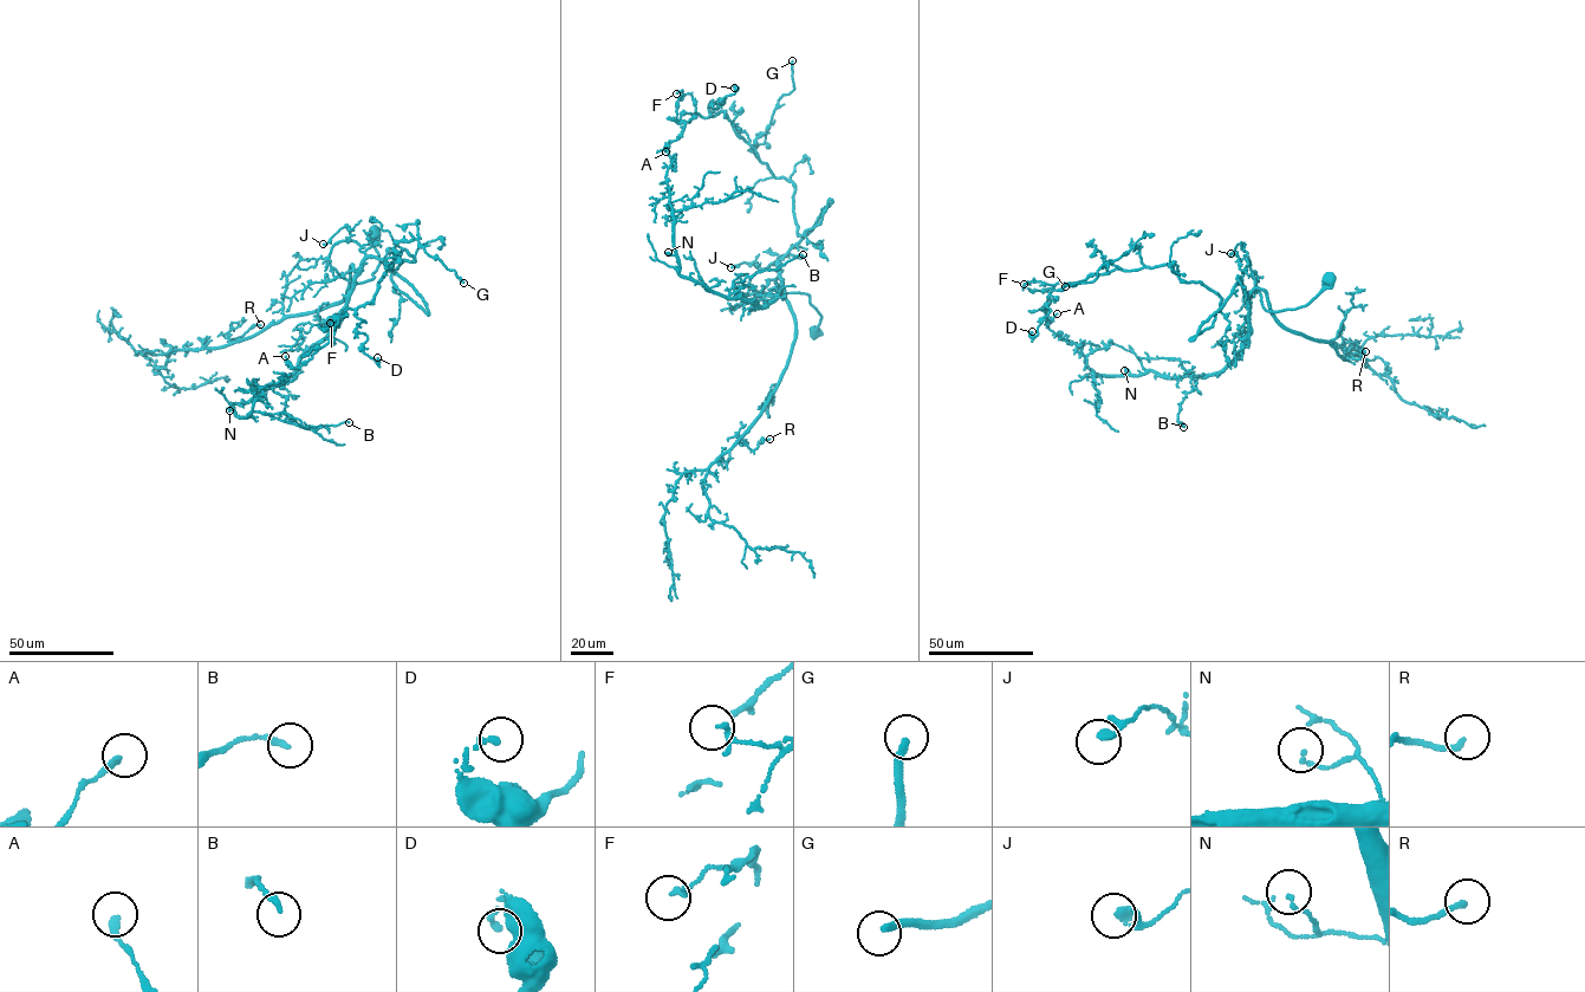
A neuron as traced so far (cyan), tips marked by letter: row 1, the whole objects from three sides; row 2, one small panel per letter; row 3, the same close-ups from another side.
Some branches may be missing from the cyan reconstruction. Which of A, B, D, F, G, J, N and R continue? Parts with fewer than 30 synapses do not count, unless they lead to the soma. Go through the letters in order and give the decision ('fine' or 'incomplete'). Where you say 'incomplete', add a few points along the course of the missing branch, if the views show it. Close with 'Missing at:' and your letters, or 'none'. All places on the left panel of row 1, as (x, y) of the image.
A: fine
B: fine
D: fine
F: fine
G: incomplete | (463, 283), (461, 294), (472, 335), (467, 344)
J: fine
N: fine
R: fine
Missing at: G

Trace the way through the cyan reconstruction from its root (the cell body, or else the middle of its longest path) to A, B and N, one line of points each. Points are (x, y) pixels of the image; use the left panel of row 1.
A: (374, 233), (372, 279), (330, 265), (355, 240), (429, 315), (391, 279), (403, 250), (311, 358), (285, 356)
B: (374, 233), (366, 280), (339, 274), (331, 247), (364, 253), (348, 306), (271, 387), (305, 428), (349, 422)
N: (374, 233), (372, 279), (344, 279), (331, 246), (353, 240), (364, 253), (345, 311), (292, 373), (229, 410)

